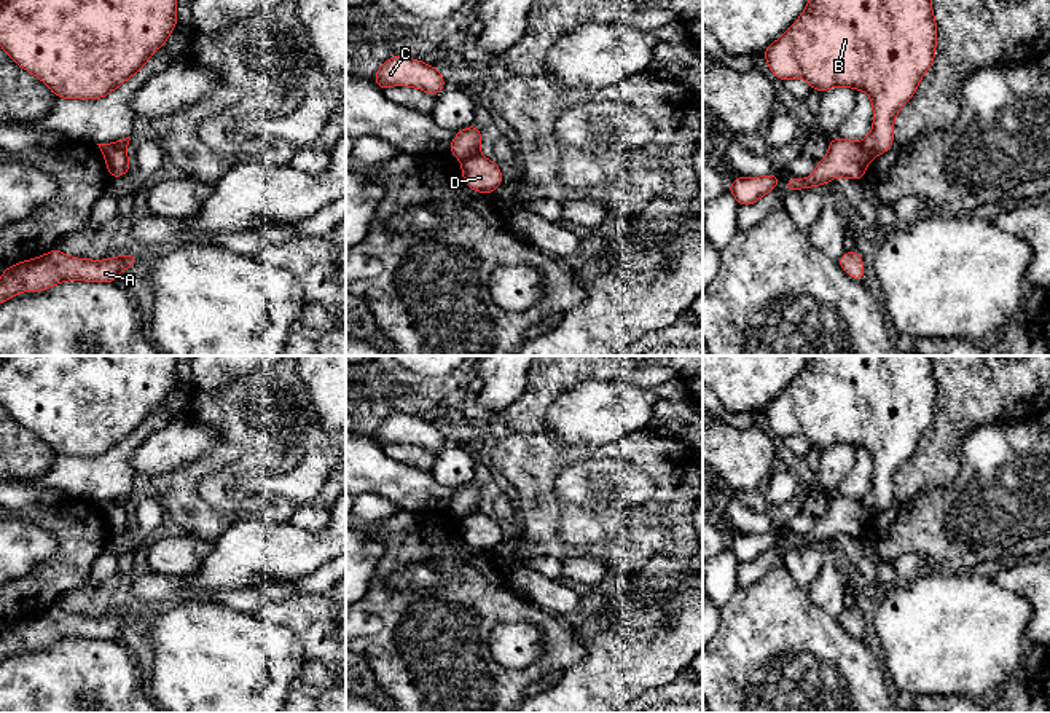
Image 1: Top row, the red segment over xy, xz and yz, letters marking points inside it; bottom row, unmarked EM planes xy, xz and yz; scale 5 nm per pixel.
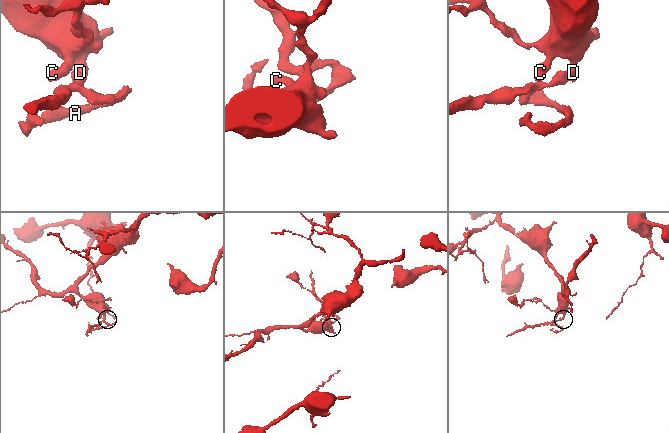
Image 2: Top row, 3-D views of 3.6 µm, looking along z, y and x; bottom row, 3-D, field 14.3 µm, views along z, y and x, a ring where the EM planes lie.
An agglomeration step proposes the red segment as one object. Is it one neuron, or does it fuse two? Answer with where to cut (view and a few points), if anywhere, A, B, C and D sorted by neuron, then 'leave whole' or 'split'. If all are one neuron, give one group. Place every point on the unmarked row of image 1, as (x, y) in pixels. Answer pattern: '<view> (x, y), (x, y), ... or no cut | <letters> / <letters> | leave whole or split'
xz (478, 511), (464, 517) | A / B C D | split

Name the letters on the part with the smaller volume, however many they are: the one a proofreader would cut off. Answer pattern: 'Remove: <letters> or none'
Remove: A

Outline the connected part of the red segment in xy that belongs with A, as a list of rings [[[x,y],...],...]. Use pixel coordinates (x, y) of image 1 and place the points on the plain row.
[[[59,606],[24,617],[3,627],[0,635],[0,660],[21,649],[43,649],[64,638],[116,640],[126,624],[137,624],[140,617],[126,609],[108,617],[69,614]]]

